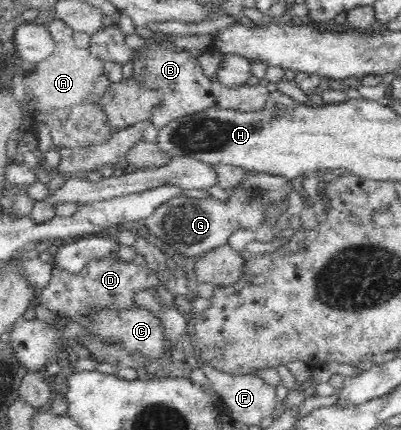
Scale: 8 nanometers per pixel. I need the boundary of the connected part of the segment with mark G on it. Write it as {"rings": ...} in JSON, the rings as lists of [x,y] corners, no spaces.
{"rings":[[[257,172],[246,179],[246,183],[238,189],[230,189],[230,201],[224,203],[214,197],[186,197],[185,194],[174,197],[162,203],[148,219],[144,227],[154,237],[162,239],[166,245],[174,247],[180,258],[200,258],[203,254],[227,243],[232,232],[236,229],[255,228],[263,218],[263,207],[268,202],[281,200],[288,196],[294,187],[294,182],[282,176]]]}

